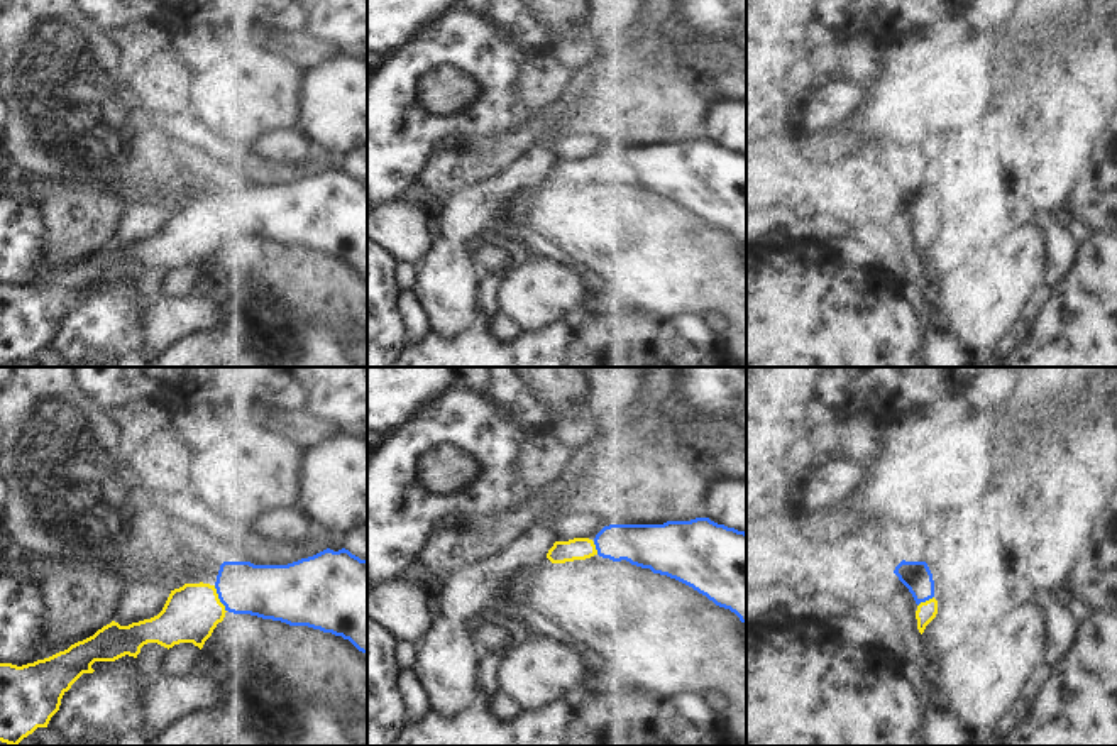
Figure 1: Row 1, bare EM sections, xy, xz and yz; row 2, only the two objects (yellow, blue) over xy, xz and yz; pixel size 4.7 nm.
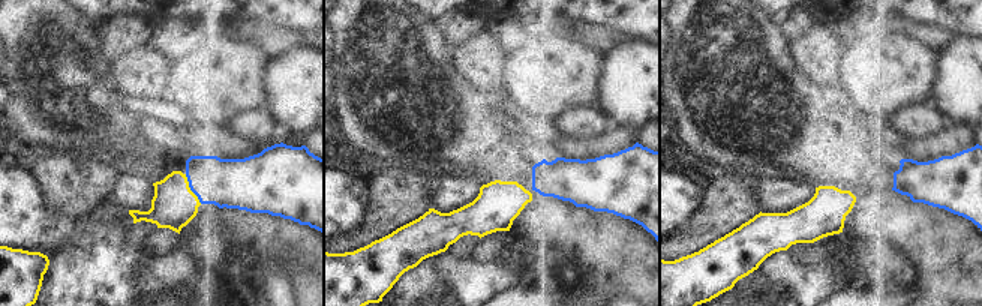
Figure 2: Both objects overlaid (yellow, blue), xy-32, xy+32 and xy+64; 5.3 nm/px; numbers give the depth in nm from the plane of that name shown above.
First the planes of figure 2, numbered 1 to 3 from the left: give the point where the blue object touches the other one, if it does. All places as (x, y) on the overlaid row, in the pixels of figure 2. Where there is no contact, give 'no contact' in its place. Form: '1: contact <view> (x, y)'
1: contact xy-32 (189, 189)
2: no contact
3: no contact

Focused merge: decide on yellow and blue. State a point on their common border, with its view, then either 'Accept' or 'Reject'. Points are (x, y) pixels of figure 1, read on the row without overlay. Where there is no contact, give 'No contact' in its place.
Touches yellow at xy (219, 220). Accept

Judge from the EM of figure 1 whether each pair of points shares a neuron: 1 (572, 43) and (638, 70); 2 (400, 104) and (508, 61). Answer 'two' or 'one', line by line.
1: two
2: one

